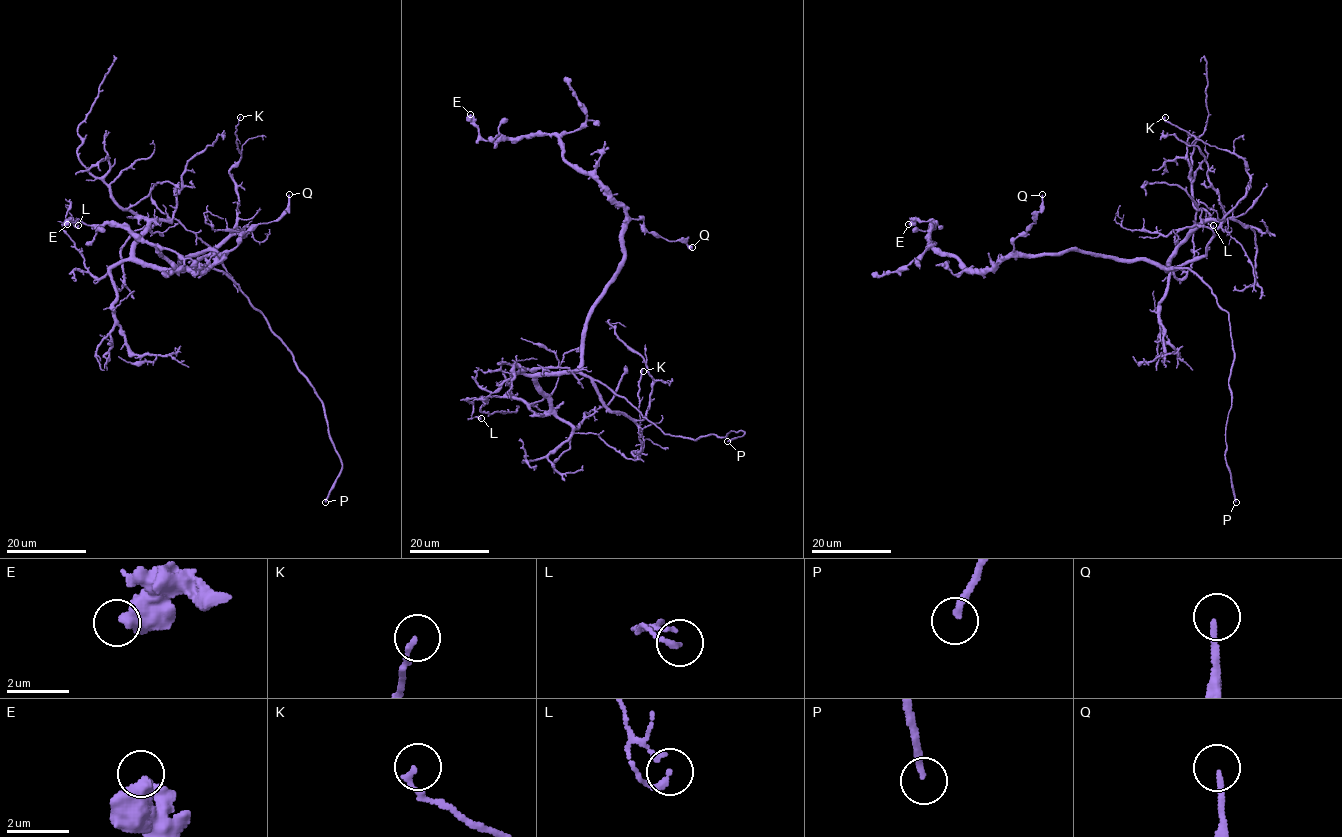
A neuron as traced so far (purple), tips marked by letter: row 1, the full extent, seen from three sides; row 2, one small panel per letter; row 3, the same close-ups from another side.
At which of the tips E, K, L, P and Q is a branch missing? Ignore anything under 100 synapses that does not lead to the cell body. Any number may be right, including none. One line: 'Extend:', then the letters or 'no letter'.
Extend: P

